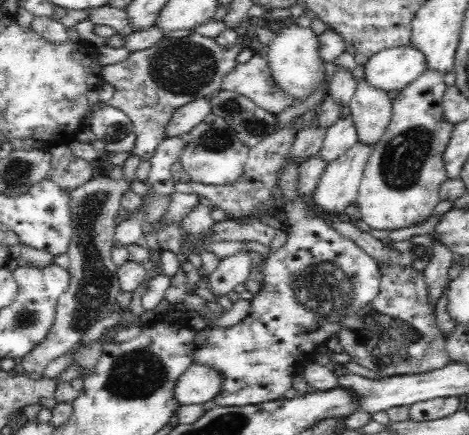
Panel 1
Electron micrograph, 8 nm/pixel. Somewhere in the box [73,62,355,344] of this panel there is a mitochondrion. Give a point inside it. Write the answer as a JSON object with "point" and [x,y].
{"point":[253,127]}

